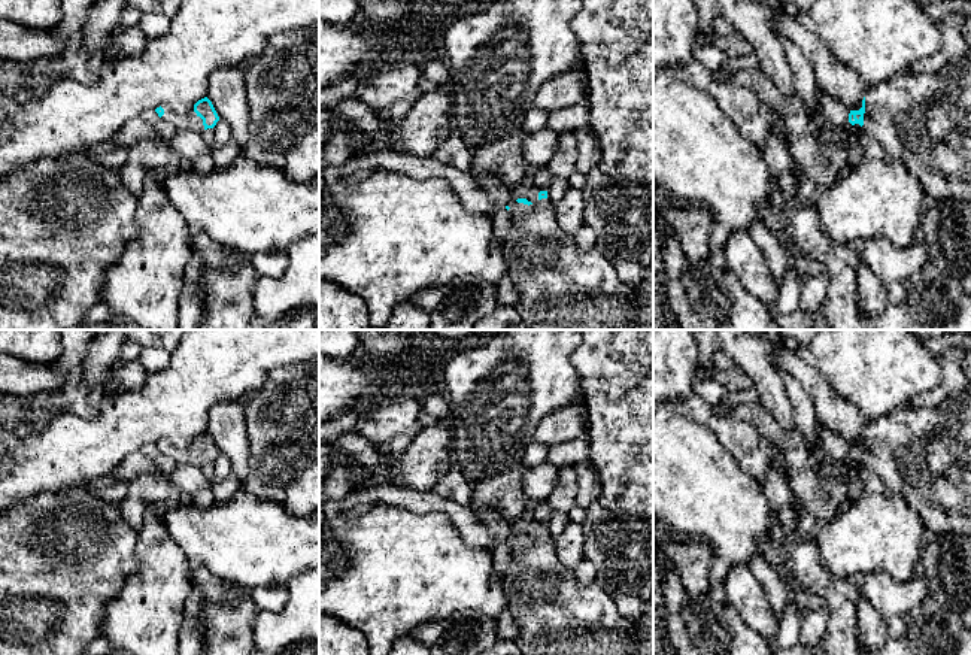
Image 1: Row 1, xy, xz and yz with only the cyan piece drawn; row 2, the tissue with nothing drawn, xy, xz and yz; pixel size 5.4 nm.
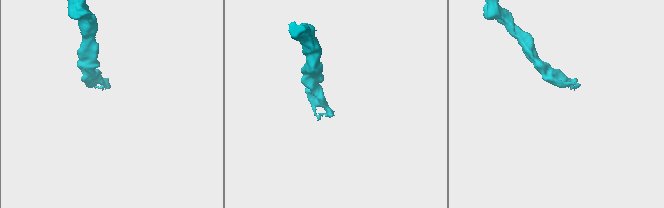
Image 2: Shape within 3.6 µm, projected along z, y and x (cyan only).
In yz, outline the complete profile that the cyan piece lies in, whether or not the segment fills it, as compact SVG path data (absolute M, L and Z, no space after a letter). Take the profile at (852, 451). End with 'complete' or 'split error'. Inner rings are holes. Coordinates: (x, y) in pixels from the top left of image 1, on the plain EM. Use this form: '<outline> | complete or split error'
M971 382L962 391L947 395L935 407L908 406L867 424L862 442L850 445L849 457L859 458L889 491L902 495L923 519L928 534L971 537Z | split error

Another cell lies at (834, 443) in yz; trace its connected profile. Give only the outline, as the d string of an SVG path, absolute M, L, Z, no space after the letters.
M817 424L816 431L831 458L846 463L855 477L864 483L862 494L853 504L838 512L829 522L825 522L814 542L820 554L820 564L834 576L864 576L867 573L884 571L892 579L904 582L919 571L920 555L926 530L923 519L914 512L902 495L886 488L882 479L865 464L849 457L850 445L825 425Z

